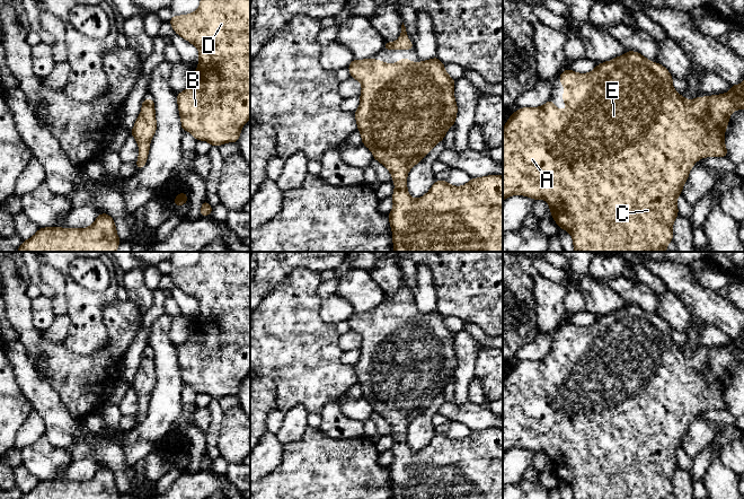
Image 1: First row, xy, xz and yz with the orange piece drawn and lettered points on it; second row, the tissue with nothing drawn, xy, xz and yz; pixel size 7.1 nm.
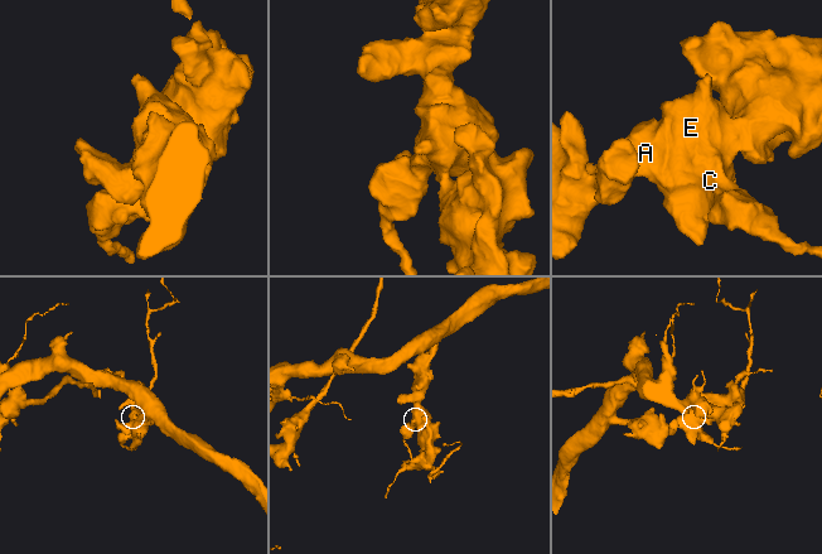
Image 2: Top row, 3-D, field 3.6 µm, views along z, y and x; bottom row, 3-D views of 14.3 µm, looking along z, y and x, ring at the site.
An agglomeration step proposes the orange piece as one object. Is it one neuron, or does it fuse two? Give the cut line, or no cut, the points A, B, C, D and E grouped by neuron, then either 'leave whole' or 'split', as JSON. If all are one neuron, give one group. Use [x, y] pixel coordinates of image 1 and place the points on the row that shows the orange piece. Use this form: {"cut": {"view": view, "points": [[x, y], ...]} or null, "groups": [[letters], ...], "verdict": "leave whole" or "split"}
{"cut": null, "groups": [["A", "B", "C", "D", "E"]], "verdict": "leave whole"}

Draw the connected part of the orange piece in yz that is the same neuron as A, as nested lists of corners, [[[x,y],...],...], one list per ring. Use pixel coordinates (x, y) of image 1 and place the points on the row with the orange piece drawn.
[[[634,51],[600,63],[588,73],[576,73],[572,69],[563,71],[559,82],[565,86],[563,100],[568,105],[567,110],[558,110],[549,99],[540,107],[517,110],[511,114],[503,128],[503,201],[515,194],[546,200],[556,224],[572,235],[574,252],[666,252],[666,246],[673,240],[672,227],[679,215],[677,196],[682,194],[689,172],[703,157],[728,157],[724,141],[725,130],[732,112],[744,110],[744,81],[742,85],[732,85],[732,89],[726,94],[689,100],[675,91],[672,80],[673,77],[666,68]]]

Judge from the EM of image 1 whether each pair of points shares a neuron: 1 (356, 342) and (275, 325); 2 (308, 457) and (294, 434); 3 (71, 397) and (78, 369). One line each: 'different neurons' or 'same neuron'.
1: different neurons
2: different neurons
3: same neuron

